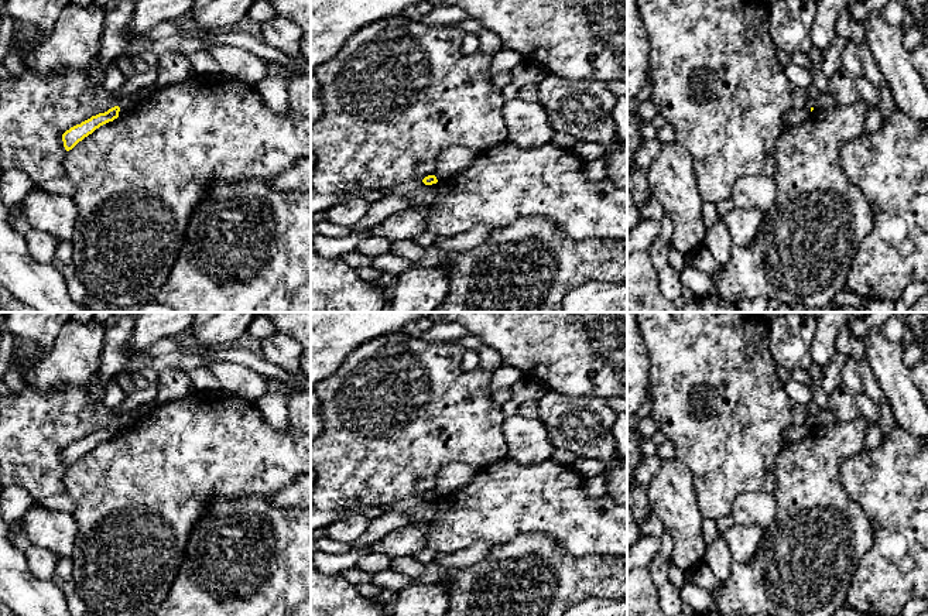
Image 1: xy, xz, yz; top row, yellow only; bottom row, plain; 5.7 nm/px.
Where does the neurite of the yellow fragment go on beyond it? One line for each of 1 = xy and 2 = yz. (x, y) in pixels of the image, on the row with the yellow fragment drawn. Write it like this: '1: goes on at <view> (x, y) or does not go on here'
1: does not go on here
2: does not go on here

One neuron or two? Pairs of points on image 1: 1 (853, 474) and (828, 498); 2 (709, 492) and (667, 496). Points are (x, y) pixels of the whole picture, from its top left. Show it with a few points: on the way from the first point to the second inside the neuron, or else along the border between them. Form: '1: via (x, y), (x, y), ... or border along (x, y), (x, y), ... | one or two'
1: border along (853, 454), (843, 462), (839, 479), (862, 510) | two
2: border along (681, 464), (692, 478), (695, 500), (705, 519) | two

